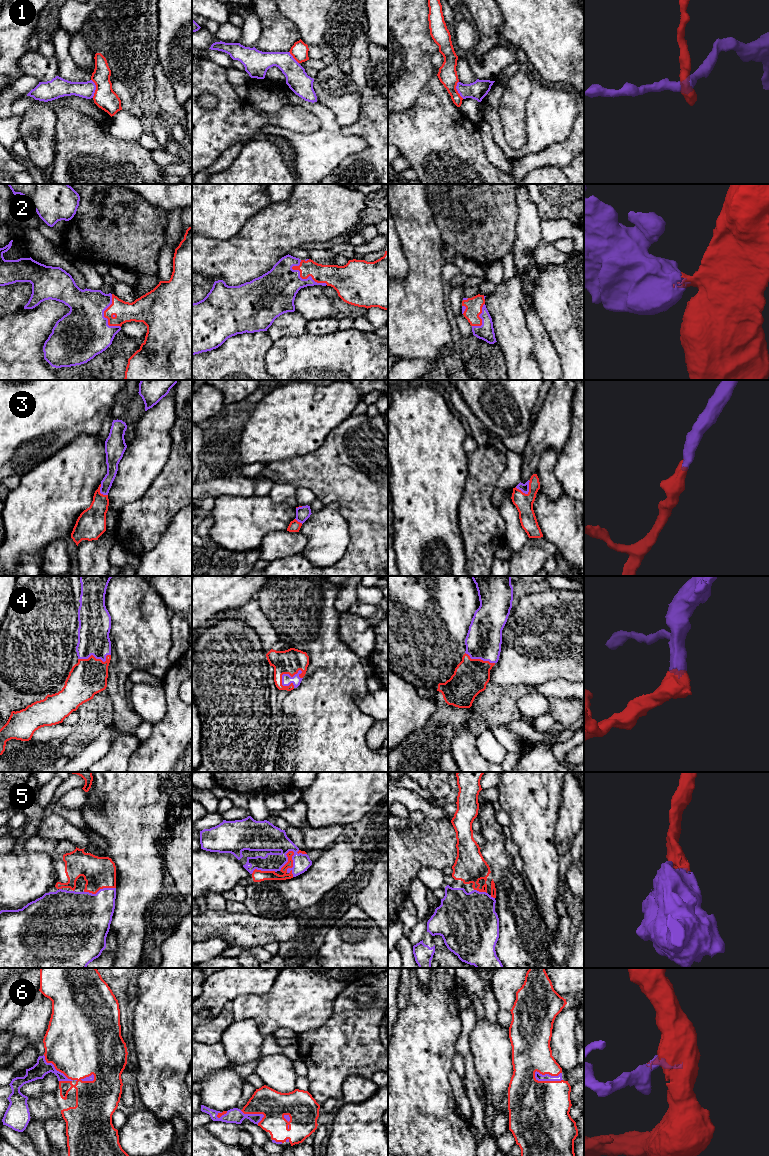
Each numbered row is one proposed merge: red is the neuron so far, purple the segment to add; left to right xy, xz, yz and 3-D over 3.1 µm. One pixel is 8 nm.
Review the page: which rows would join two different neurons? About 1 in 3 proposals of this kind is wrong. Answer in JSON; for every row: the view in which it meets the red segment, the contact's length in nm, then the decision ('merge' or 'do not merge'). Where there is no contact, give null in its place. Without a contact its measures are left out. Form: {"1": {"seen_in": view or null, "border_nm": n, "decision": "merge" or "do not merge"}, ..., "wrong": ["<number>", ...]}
{"1": {"seen_in": "xy", "border_nm": 150, "decision": "do not merge"}, "2": {"seen_in": "xz", "border_nm": 320, "decision": "merge"}, "3": {"seen_in": "yz", "border_nm": 140, "decision": "merge"}, "4": {"seen_in": "xz", "border_nm": 200, "decision": "merge"}, "5": {"seen_in": "xz", "border_nm": 220, "decision": "merge"}, "6": {"seen_in": "yz", "border_nm": 240, "decision": "merge"}, "wrong": ["1"]}

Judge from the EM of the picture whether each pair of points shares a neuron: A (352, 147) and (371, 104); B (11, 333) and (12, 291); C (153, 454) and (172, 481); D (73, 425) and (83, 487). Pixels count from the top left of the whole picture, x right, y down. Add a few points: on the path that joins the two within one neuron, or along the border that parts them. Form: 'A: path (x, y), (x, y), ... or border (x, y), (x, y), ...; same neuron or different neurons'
A: border (340, 127), (344, 134), (359, 135), (366, 147); different neurons
B: border (23, 307), (10, 314); different neurons
C: border (172, 446), (163, 469), (149, 487); different neurons
D: border (98, 433), (79, 434), (56, 452); different neurons

